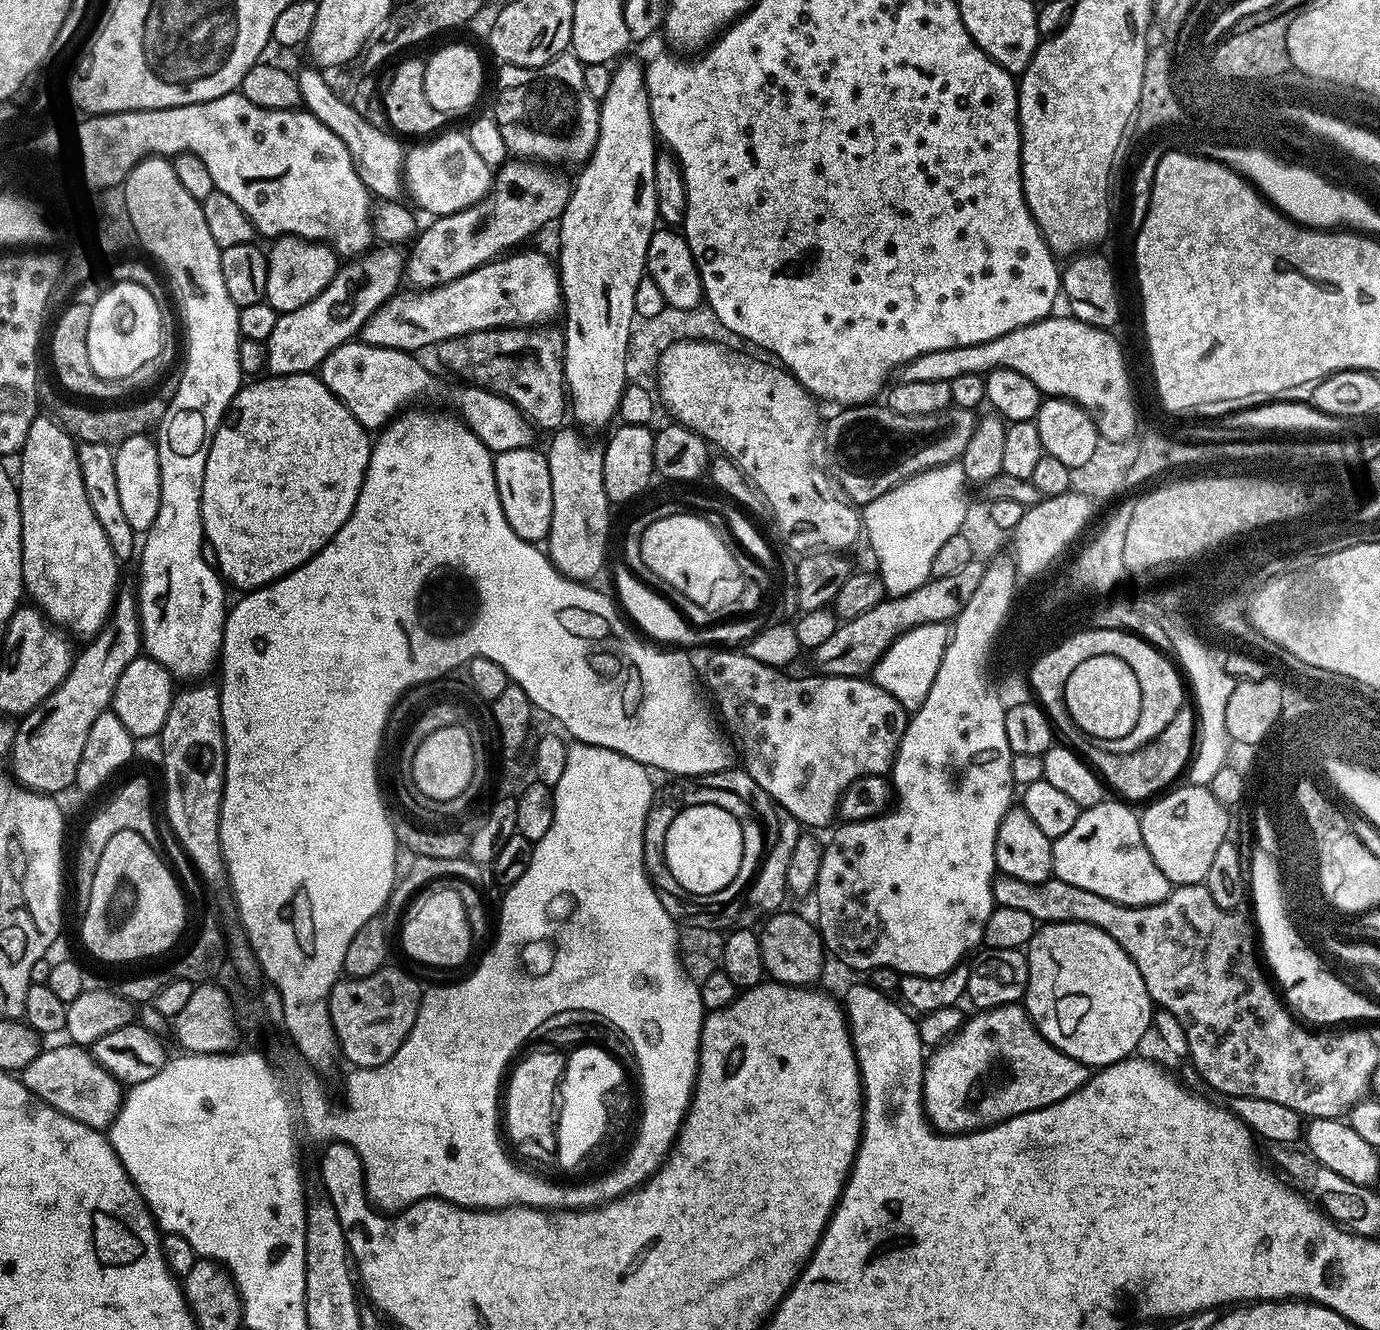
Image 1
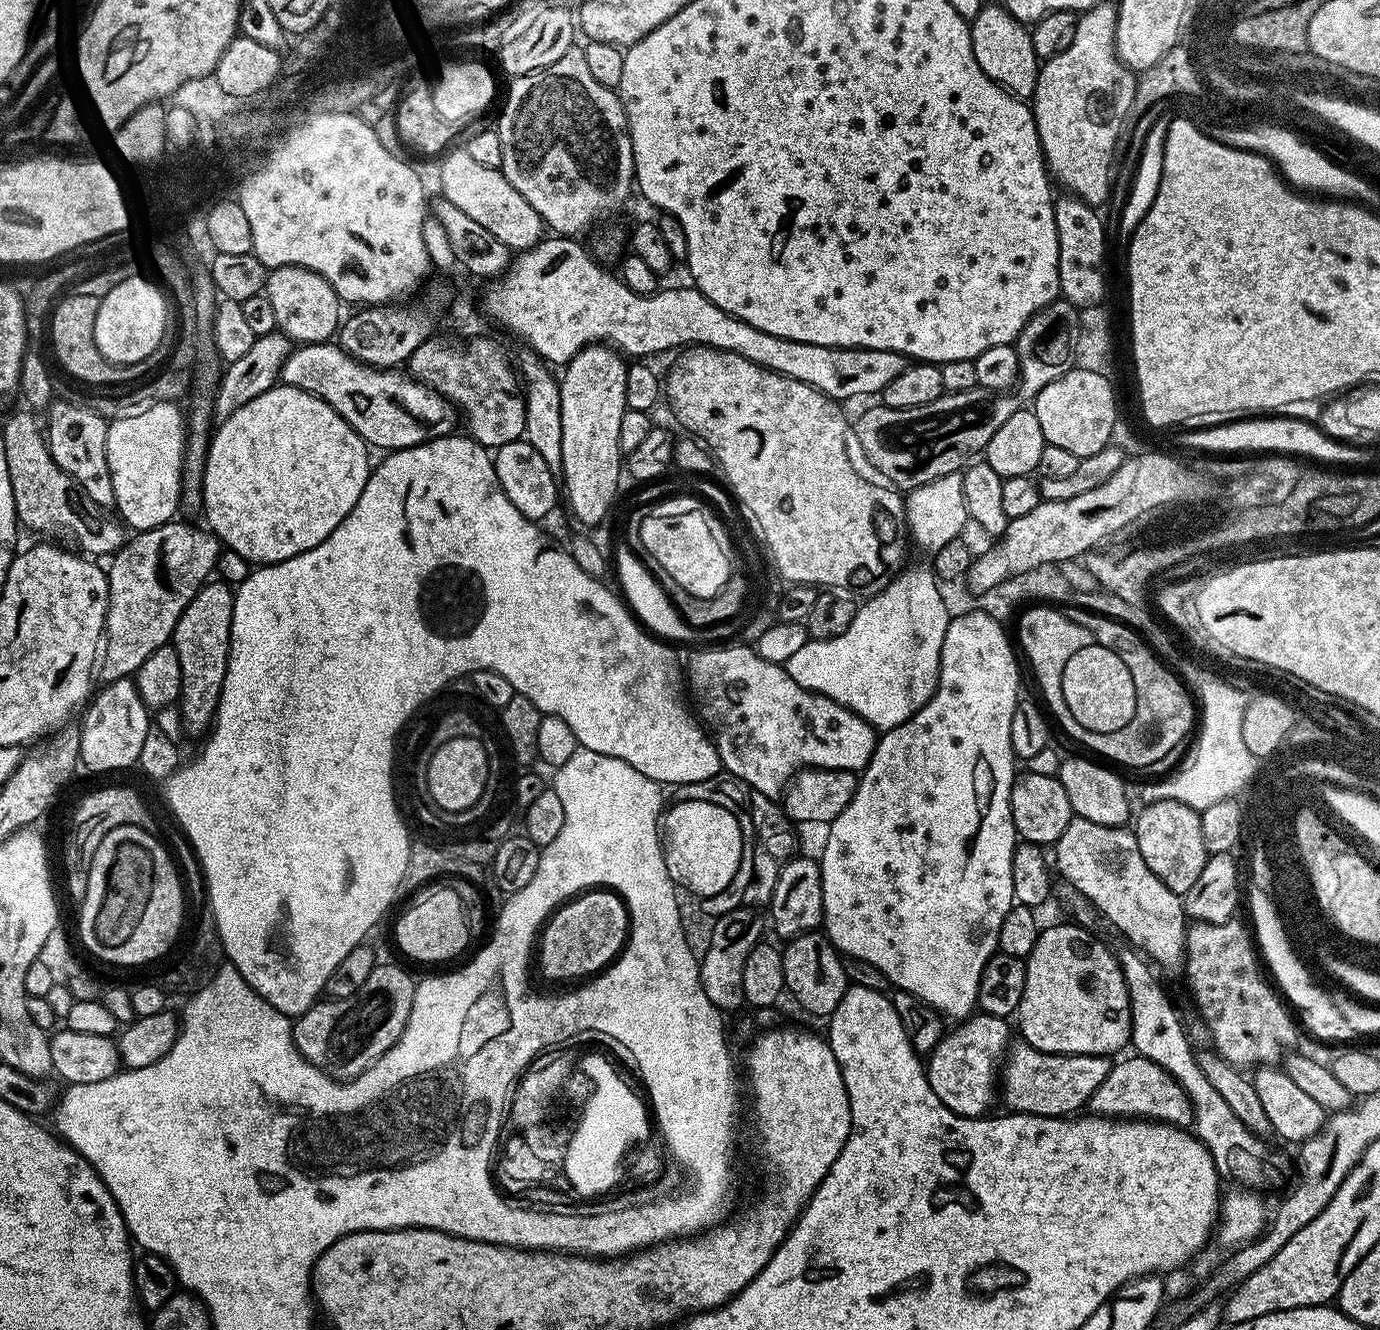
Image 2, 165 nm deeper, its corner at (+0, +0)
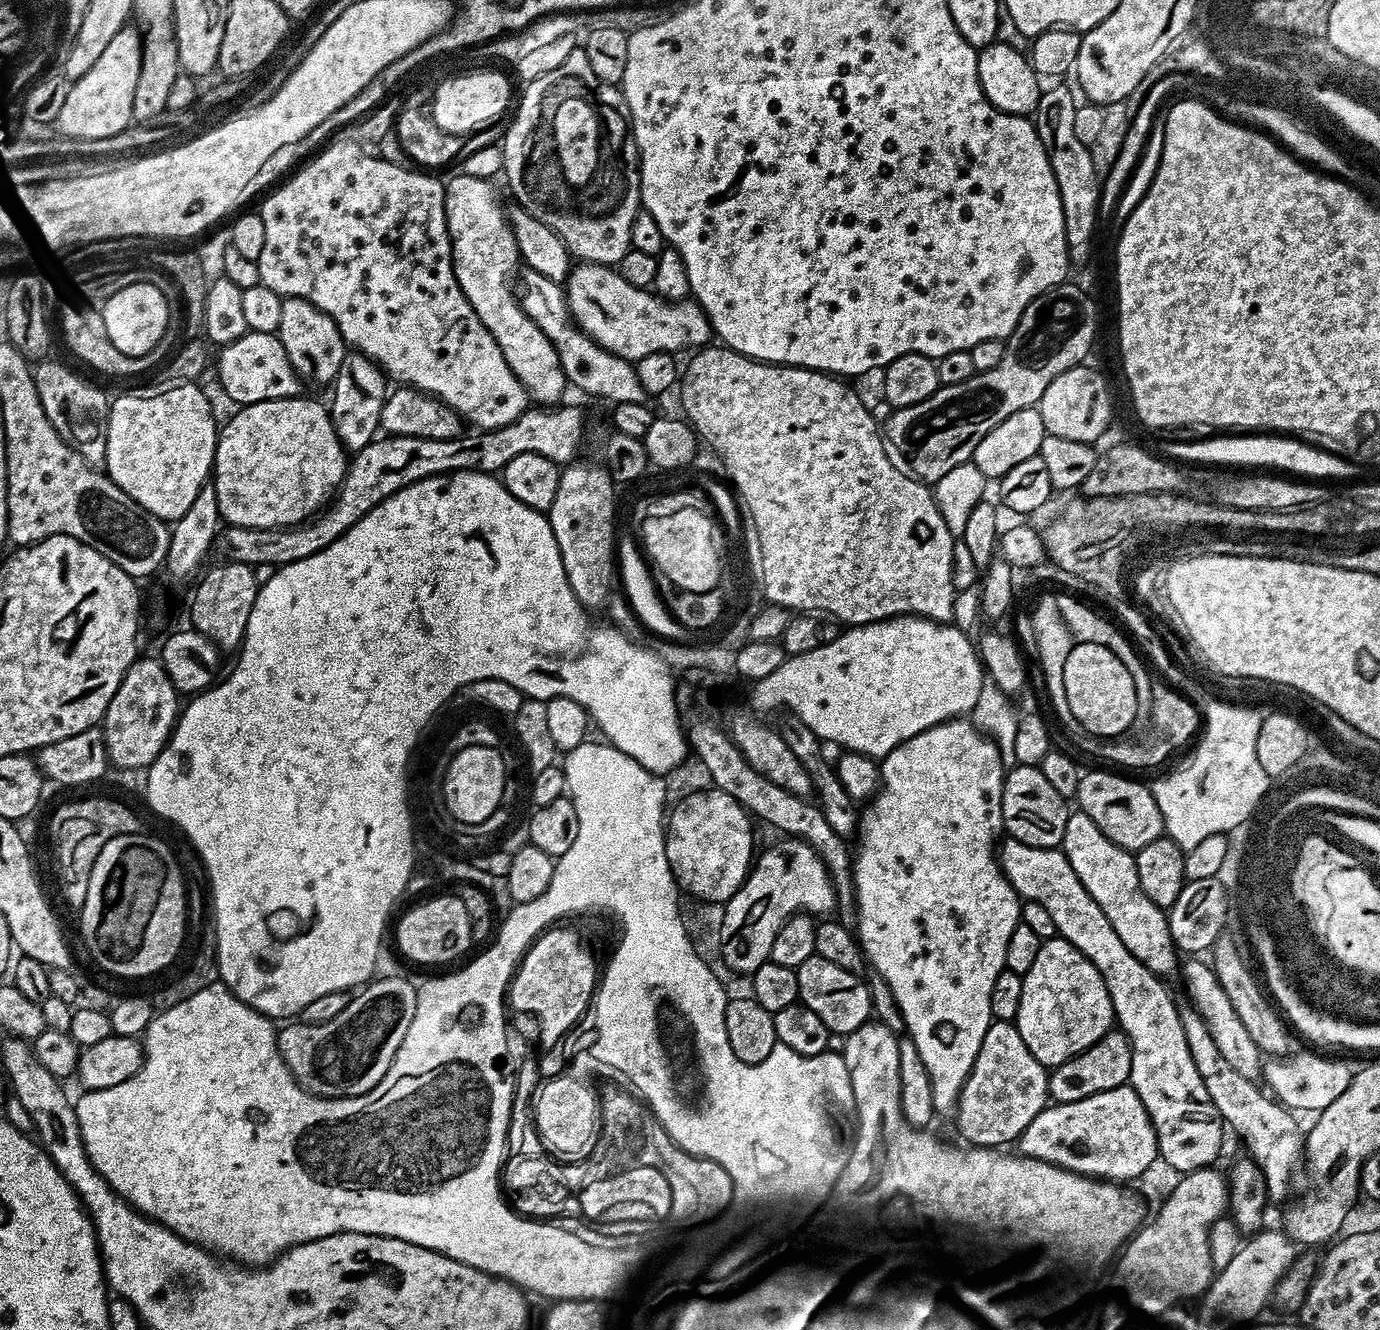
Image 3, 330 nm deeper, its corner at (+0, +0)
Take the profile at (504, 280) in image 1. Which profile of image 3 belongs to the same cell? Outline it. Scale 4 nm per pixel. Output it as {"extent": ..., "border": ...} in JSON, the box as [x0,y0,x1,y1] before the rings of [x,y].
{"extent":[566,263,714,362],"border":[[[577,263],[567,276],[566,295],[572,323],[623,360],[635,362],[659,352],[680,354],[683,348],[707,345],[714,336],[712,323],[699,304],[691,299],[663,300],[647,288],[630,286],[615,267],[607,264]]]}

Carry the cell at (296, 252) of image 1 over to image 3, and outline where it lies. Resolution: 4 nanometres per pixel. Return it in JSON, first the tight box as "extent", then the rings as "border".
{"extent":[278,296,346,385],"border":[[[286,296],[282,299],[282,319],[278,321],[278,335],[286,350],[286,358],[294,366],[301,381],[331,385],[346,355],[346,345],[334,318],[330,318],[318,306],[302,298]]]}

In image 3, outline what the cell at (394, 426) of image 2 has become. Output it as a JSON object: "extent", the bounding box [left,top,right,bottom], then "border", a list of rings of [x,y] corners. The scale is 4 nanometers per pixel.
{"extent":[214,331,301,406],"border":[[[248,331],[242,338],[223,345],[219,352],[220,357],[214,360],[215,379],[239,406],[301,395],[301,378],[294,370],[290,358],[286,358],[286,350],[277,333]]]}

